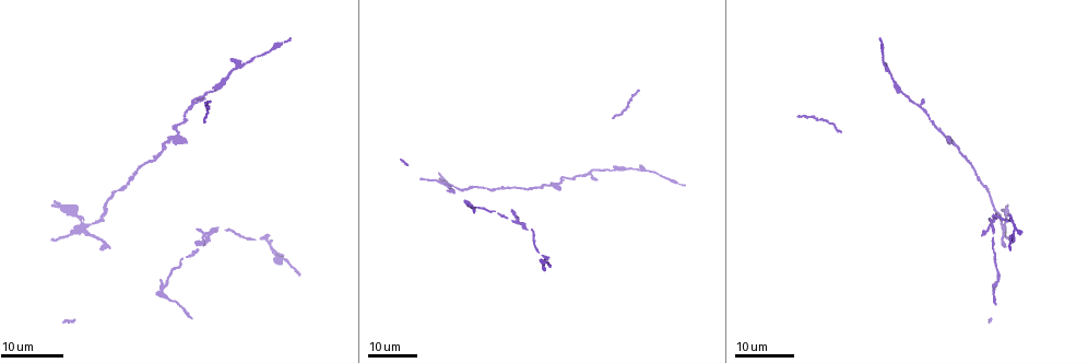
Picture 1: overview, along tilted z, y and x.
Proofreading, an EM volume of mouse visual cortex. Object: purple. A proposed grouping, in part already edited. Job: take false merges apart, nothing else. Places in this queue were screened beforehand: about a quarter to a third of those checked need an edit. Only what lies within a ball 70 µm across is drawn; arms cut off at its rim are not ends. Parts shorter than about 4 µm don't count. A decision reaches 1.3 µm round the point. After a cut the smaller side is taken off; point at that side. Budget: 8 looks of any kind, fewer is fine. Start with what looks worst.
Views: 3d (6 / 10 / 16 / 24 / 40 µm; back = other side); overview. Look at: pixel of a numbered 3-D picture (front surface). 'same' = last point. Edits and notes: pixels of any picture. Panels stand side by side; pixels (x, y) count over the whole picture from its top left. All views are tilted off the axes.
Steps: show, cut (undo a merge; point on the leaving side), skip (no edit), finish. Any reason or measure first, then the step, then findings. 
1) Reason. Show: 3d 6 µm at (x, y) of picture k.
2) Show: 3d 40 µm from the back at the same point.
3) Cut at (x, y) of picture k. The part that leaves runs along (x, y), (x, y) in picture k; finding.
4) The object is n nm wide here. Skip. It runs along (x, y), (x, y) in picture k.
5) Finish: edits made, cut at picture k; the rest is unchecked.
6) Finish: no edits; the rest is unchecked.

A fork. Show: 3d 24 µm at (1000, 275) of picture 1.

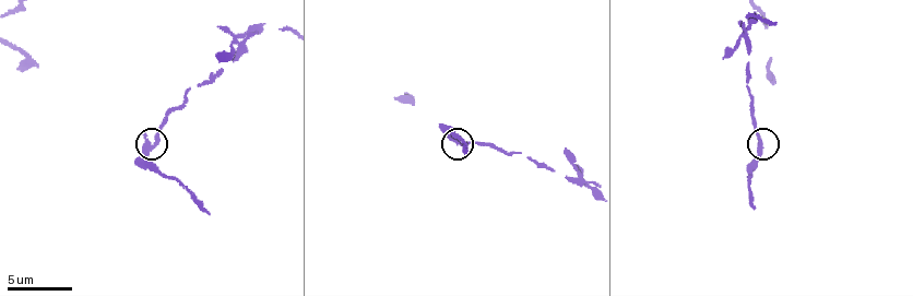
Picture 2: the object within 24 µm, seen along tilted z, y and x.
Show: 3d 10 µm at (155, 141) of picture 2.

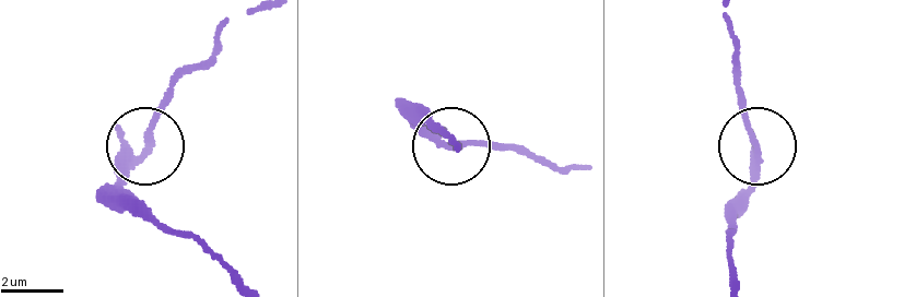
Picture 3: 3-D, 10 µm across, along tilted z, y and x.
Cut at (109, 198) of picture 3. The part that leaves runs along (131, 162), (136, 195), (216, 257), (232, 281) in picture 3; two cells meet here.

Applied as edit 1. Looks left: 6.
Show: 3d 24 µm at (214, 88) of picture 1.

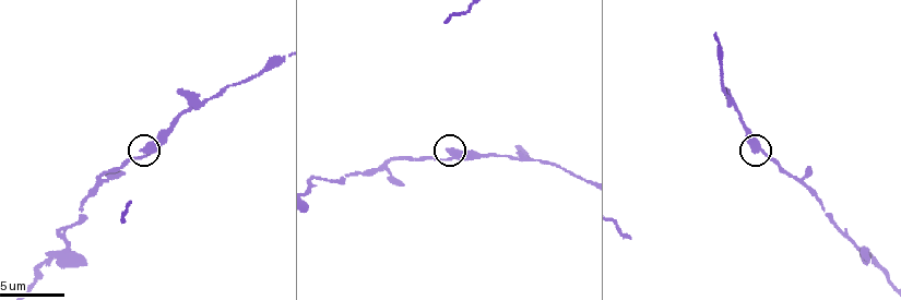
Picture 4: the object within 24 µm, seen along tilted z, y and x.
Show: 3d 10 µm at (144, 151) of picture 4.

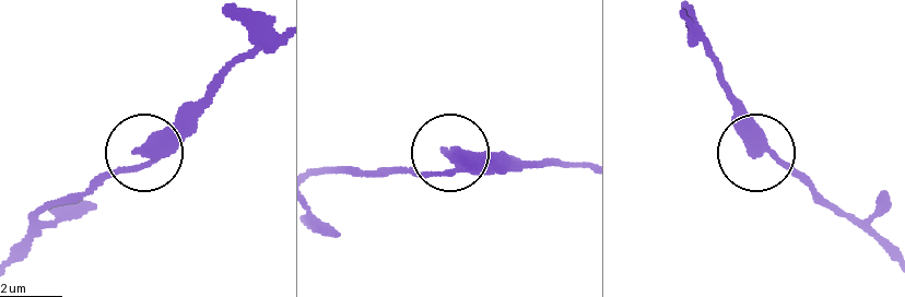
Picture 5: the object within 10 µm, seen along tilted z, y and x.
Skip. It runs along (316, 170), (407, 168), (431, 176), (456, 152), (548, 162) in picture 5; continuous, no second cell.

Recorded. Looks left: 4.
Looks like a crossing. Show: 3d 10 µm at (237, 42) of picture 2.

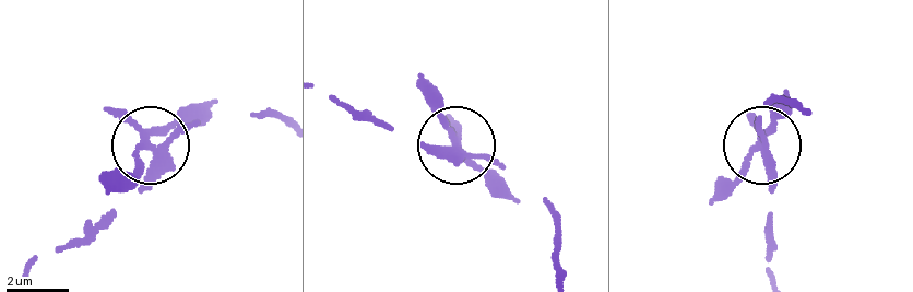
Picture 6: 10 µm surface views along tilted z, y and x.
Show: 3d 6 µm at (146, 148) of picture 6.

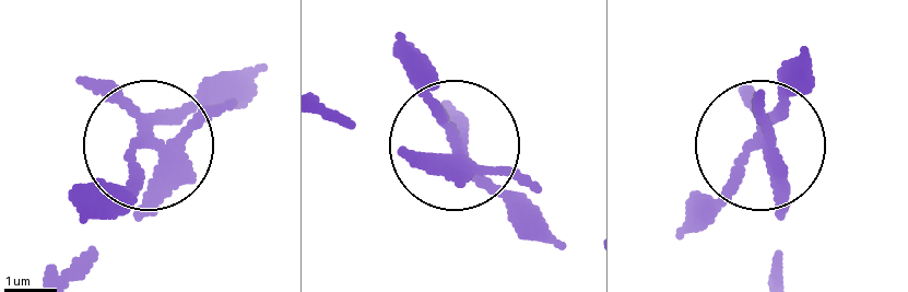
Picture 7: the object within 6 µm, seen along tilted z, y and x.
Cut at (106, 88) of picture 7. The part that leaves runs along (155, 150), (83, 214) in picture 7; a second cell is stuck on.

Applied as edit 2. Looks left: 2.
Thick turns thin. Show: 3d 10 µm at (796, 178) of picture 4.

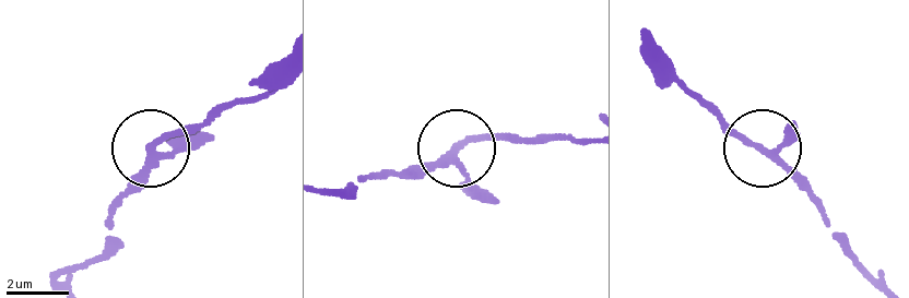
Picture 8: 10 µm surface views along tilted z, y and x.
The object is 190 nm wide here. Skip. It runs along (329, 189), (415, 173), (475, 138), (528, 136) in picture 8; one cell here.

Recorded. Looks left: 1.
Finish: edits made, cut at picture 3, cut at picture 7; the rest is unchecked.

